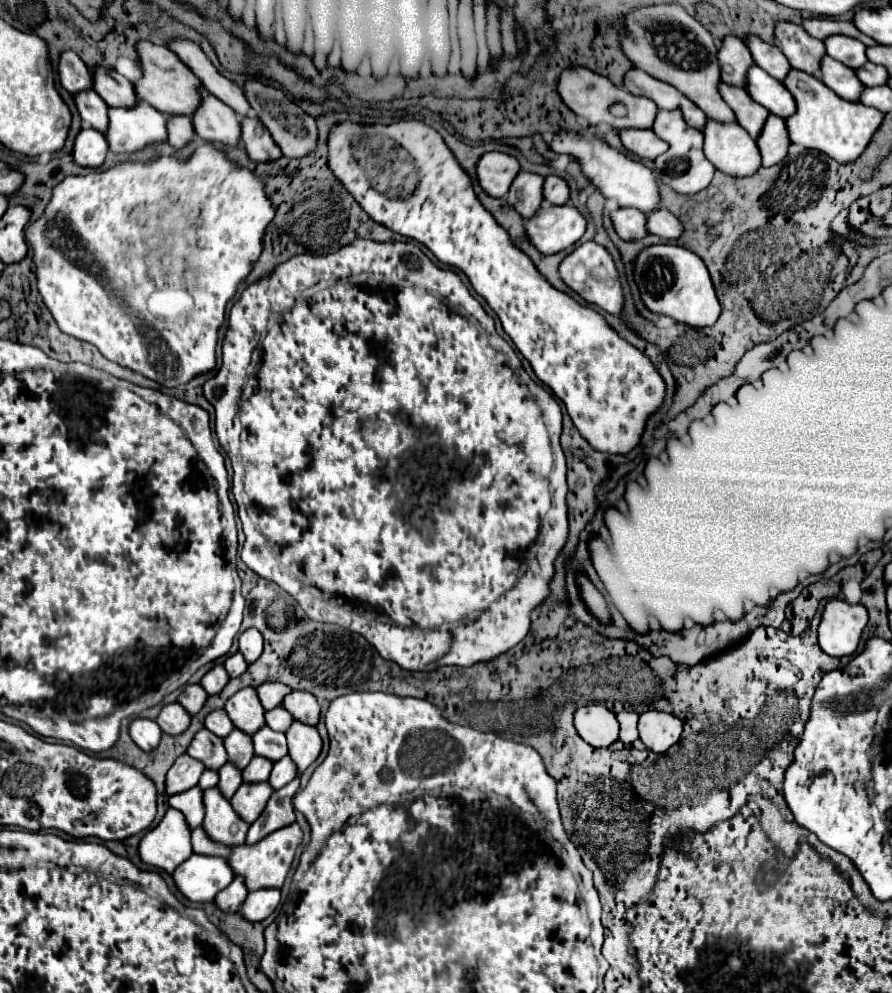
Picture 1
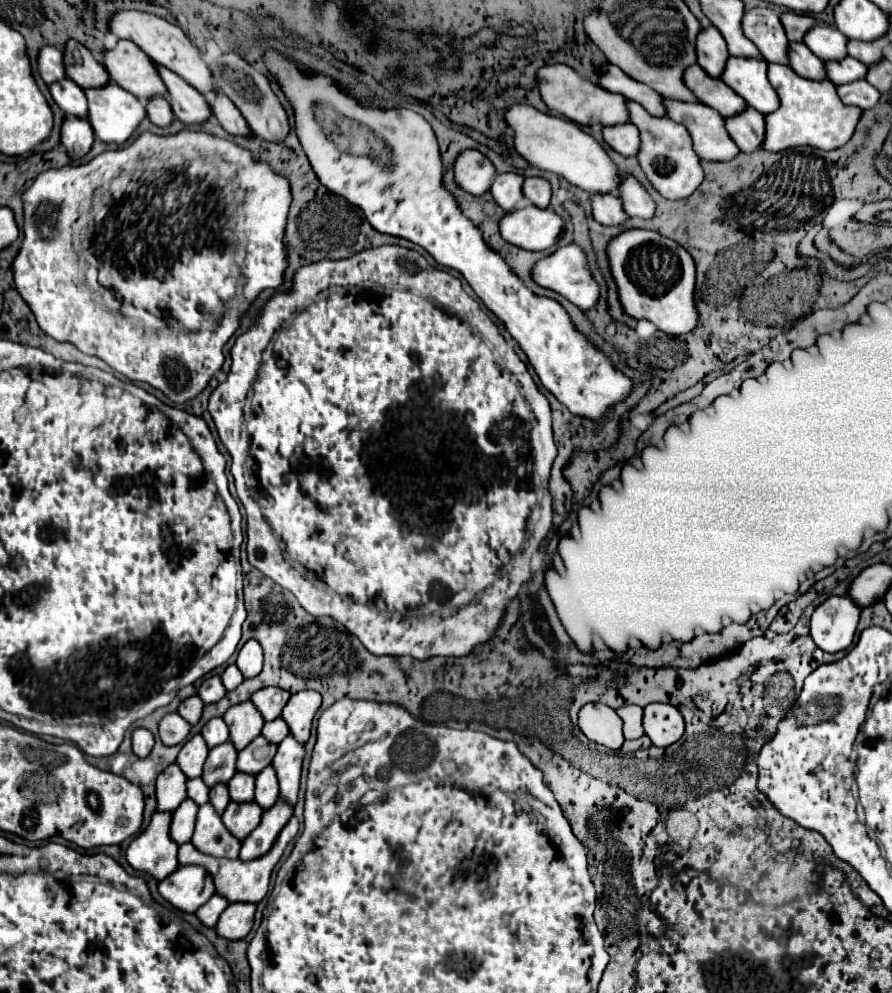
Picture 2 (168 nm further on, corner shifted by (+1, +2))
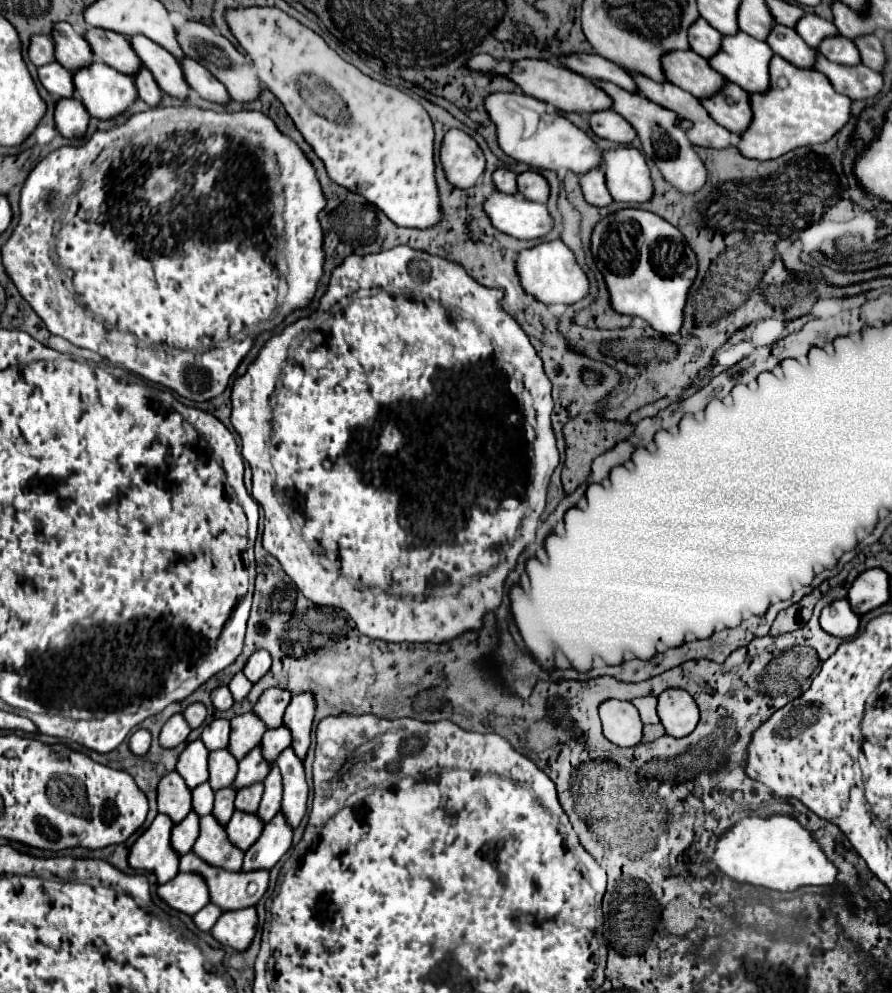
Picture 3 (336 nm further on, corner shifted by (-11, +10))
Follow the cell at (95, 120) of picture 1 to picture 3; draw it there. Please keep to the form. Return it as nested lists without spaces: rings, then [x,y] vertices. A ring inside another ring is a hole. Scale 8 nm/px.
[[[49,63],[47,67],[39,67],[39,81],[55,99],[67,99],[75,95],[71,71],[67,71],[59,63]]]

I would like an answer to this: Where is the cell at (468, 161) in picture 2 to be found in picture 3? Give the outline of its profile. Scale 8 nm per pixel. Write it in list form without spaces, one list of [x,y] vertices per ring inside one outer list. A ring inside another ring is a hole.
[[[461,129],[447,131],[441,145],[441,163],[447,181],[455,187],[467,189],[485,173],[485,155],[477,141]]]

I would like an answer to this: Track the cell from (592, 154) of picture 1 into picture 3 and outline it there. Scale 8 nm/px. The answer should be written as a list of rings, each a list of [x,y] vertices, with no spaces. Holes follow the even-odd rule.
[[[495,93],[485,99],[491,121],[497,125],[497,139],[501,149],[517,161],[523,161],[535,169],[573,171],[585,175],[601,165],[601,149],[597,141],[557,109],[549,109],[547,103],[523,95],[523,93]]]

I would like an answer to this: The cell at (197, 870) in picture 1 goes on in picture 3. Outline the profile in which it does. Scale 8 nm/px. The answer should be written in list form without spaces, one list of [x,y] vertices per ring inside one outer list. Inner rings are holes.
[[[177,873],[169,883],[159,885],[159,897],[173,909],[195,915],[209,903],[207,881],[197,873]]]

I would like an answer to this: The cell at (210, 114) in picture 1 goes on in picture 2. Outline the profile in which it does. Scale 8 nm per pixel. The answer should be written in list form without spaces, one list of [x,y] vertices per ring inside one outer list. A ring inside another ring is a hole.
[[[161,65],[157,67],[159,67],[159,77],[163,79],[169,91],[167,101],[171,103],[171,111],[177,119],[181,119],[185,125],[195,125],[213,117],[207,99],[195,87],[191,87],[173,71],[167,71],[167,67]]]

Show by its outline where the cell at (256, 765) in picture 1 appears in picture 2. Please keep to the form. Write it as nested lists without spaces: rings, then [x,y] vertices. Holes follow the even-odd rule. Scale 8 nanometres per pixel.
[[[237,773],[231,783],[227,783],[231,801],[235,803],[249,803],[253,801],[253,789],[255,789],[255,777],[247,773]]]

